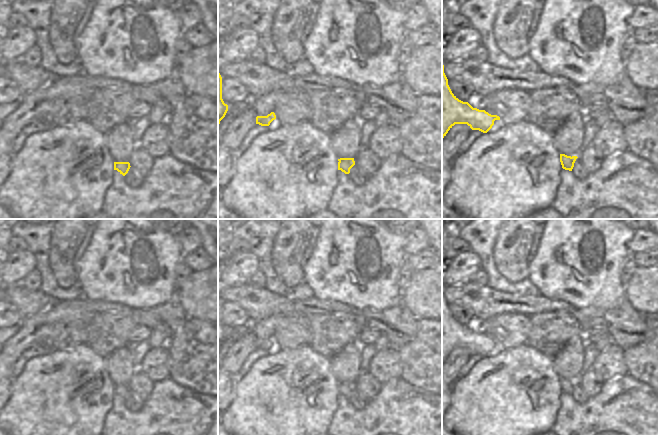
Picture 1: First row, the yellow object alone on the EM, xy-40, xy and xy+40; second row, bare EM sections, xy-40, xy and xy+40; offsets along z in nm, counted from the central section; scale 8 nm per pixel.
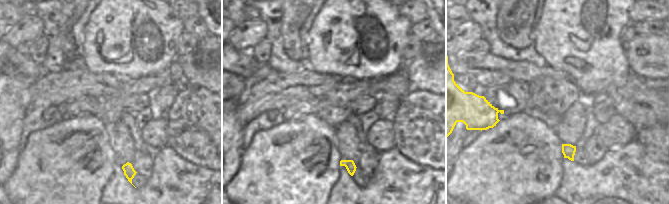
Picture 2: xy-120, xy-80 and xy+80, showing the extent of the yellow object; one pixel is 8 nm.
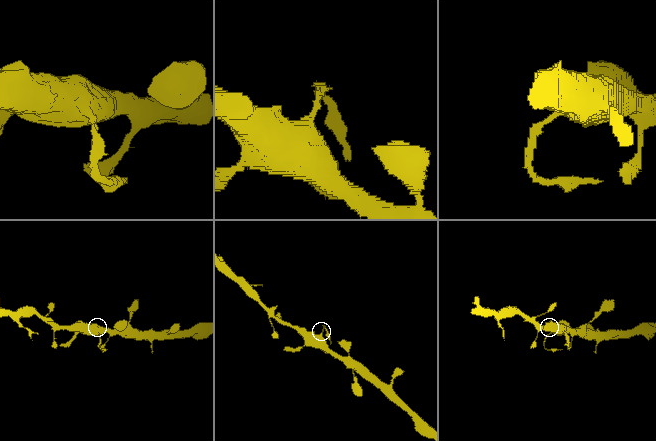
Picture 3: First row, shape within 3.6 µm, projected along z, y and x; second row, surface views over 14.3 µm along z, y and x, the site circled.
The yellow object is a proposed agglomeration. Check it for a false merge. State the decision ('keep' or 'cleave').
cleave

